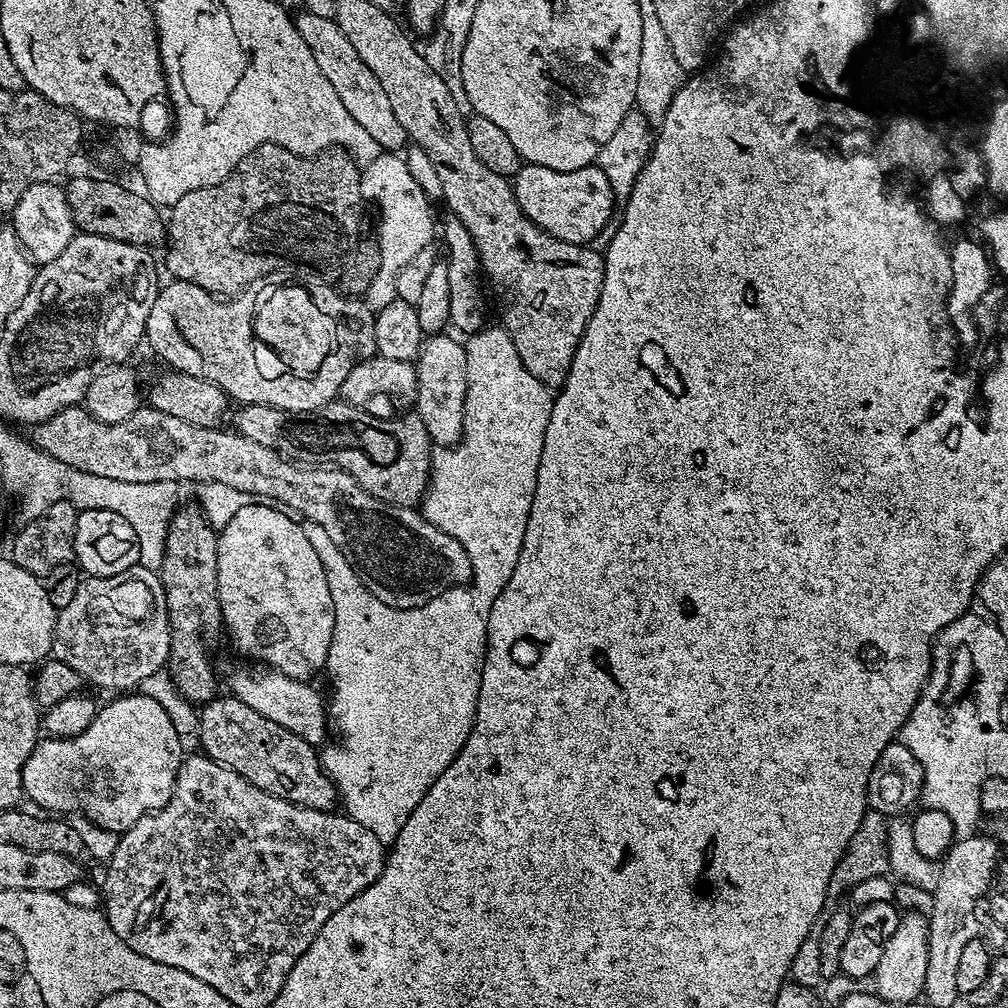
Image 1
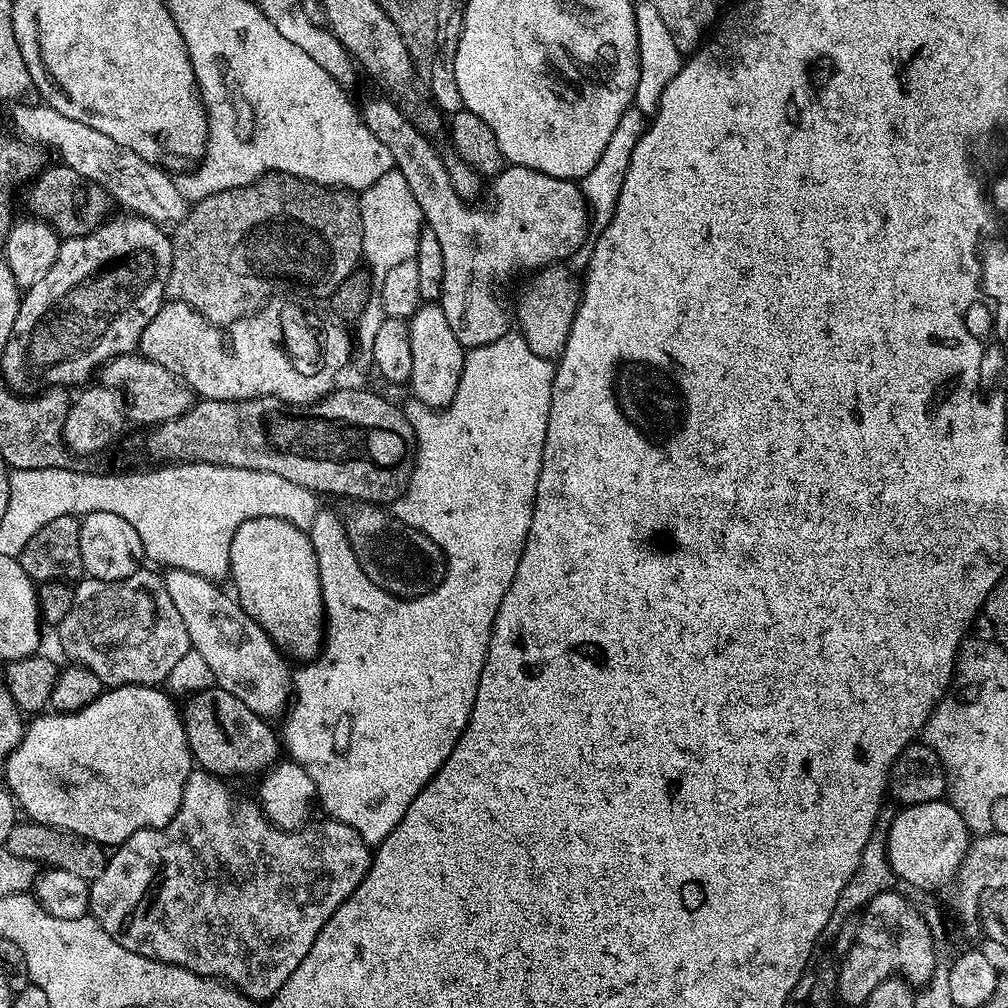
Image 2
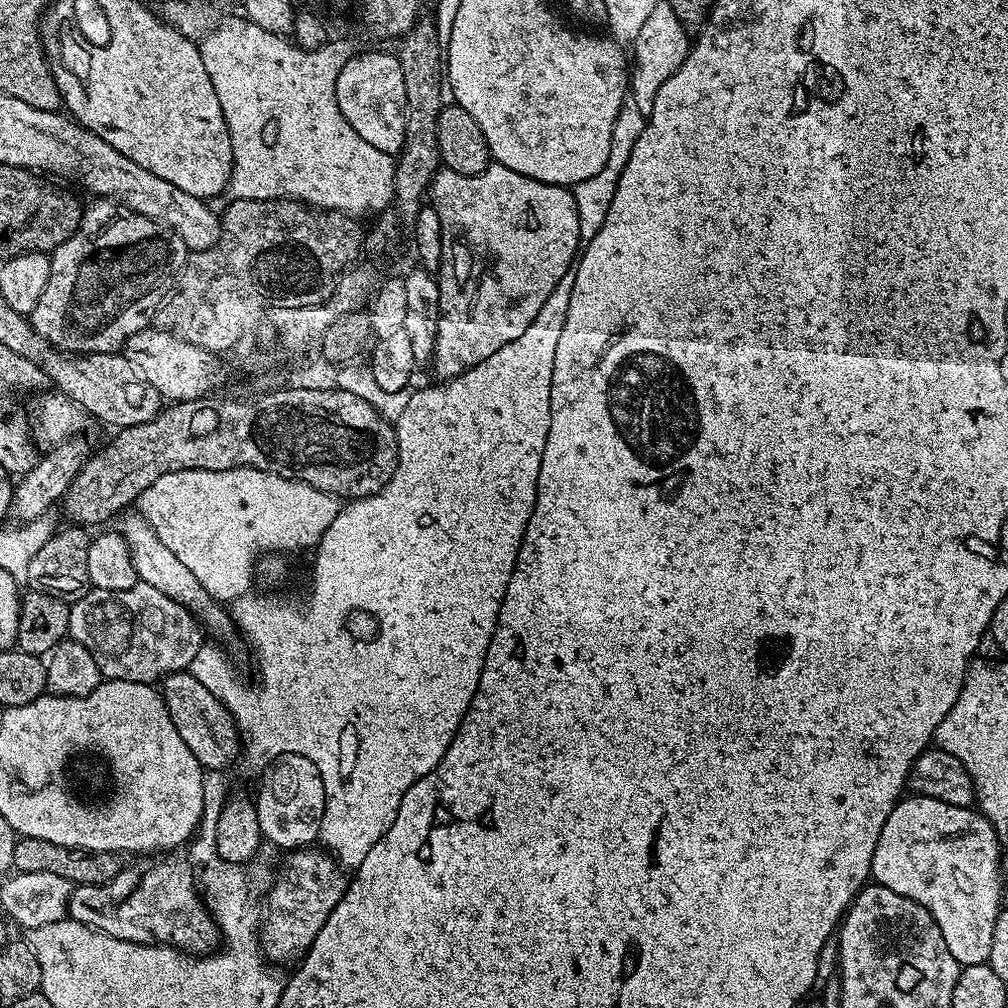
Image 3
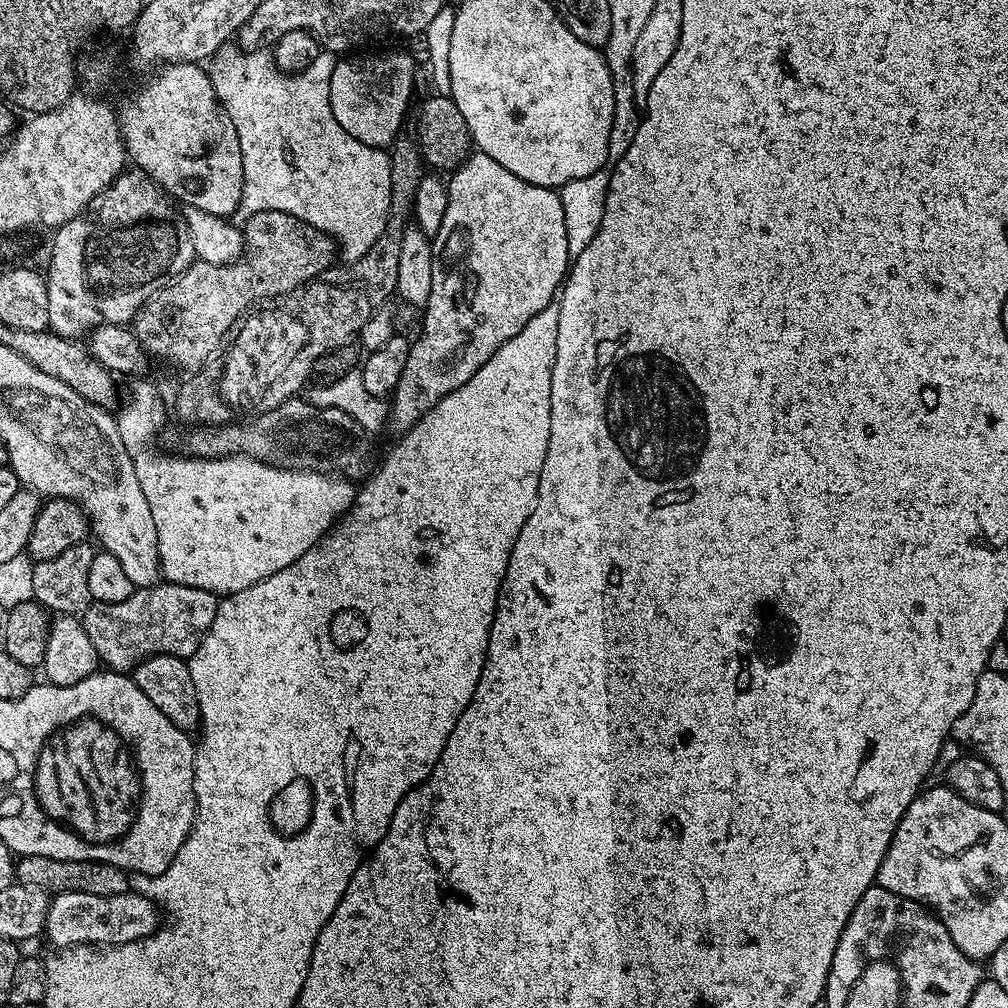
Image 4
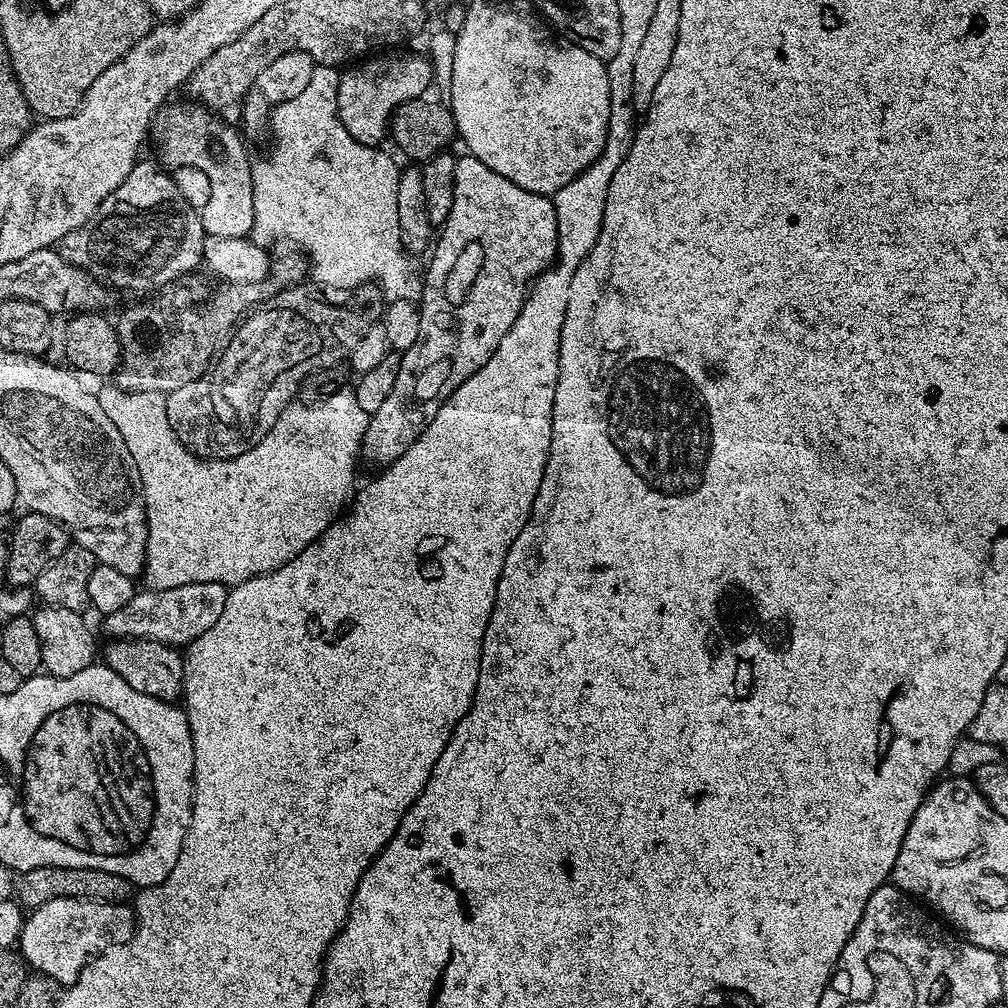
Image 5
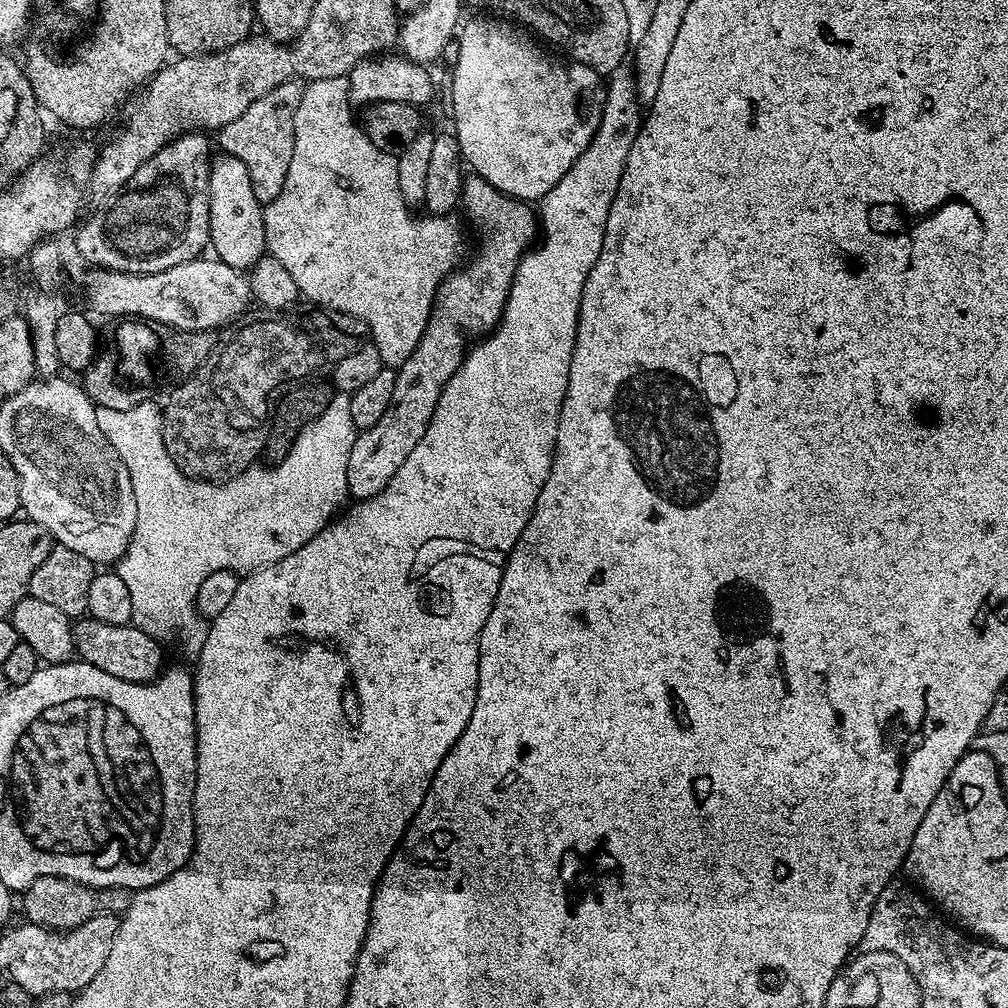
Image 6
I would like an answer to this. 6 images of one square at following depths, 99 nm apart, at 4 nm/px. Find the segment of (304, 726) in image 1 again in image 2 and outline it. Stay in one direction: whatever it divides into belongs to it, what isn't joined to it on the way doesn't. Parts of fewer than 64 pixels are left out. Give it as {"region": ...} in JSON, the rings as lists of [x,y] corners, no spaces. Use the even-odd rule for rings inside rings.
{"region":[[[168,568],[165,573],[162,579],[166,594],[170,594],[170,602],[174,602],[182,622],[186,622],[191,651],[202,661],[207,675],[216,679],[213,680],[215,687],[234,694],[238,702],[246,702],[254,714],[279,717],[290,704],[292,675],[290,668],[284,665],[285,657],[266,630],[242,610],[235,595],[228,593],[227,596],[219,583],[181,568]]]}

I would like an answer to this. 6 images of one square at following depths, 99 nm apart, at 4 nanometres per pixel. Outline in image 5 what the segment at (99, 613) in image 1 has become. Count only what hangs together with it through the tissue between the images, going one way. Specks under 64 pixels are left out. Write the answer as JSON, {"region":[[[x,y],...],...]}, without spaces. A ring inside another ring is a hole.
{"region":[[[194,582],[170,590],[140,590],[122,610],[103,617],[102,623],[109,637],[117,640],[153,640],[173,646],[187,646],[206,634],[214,622],[218,622],[222,606],[226,606],[228,590],[229,585],[218,582]]]}

